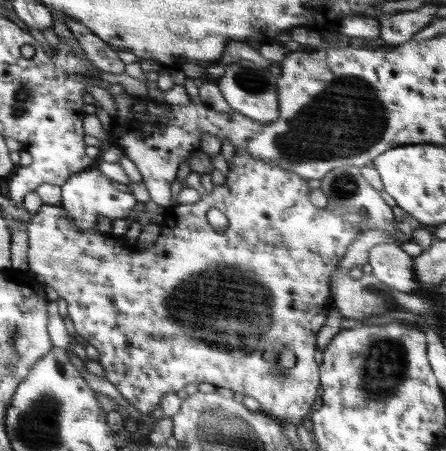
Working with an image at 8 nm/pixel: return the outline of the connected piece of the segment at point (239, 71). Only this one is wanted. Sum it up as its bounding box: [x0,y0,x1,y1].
[216,60,279,122]

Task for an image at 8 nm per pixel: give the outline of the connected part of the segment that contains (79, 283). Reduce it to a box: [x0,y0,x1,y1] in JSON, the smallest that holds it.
[27,149,366,426]

